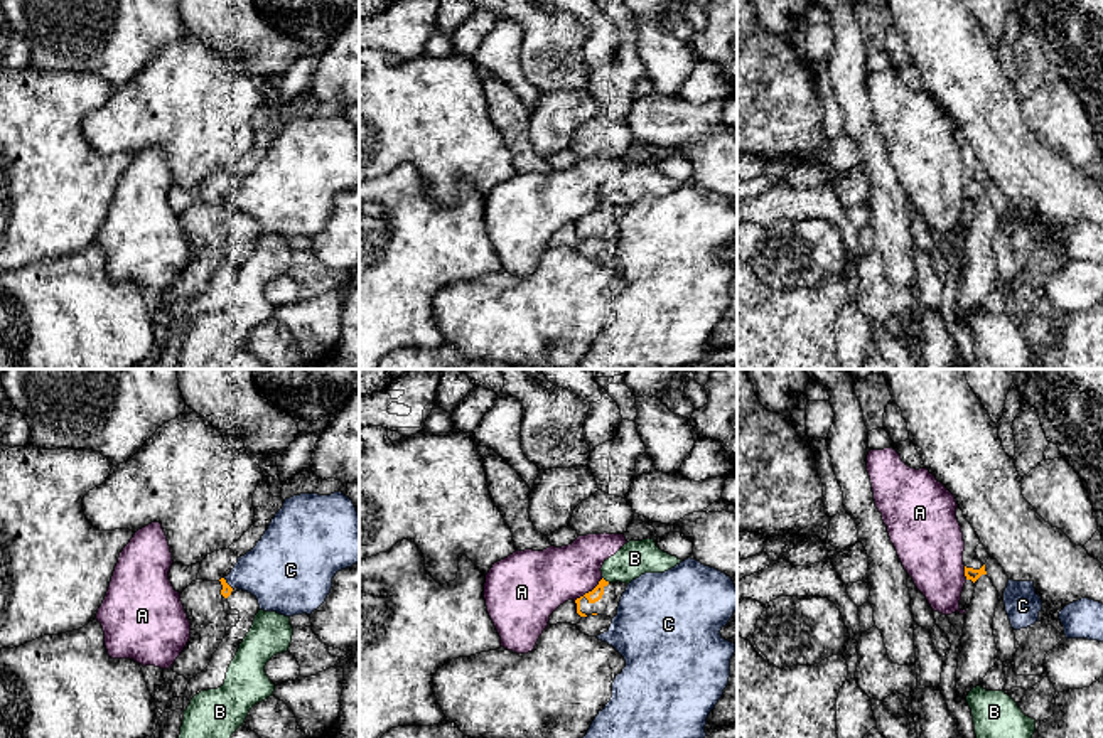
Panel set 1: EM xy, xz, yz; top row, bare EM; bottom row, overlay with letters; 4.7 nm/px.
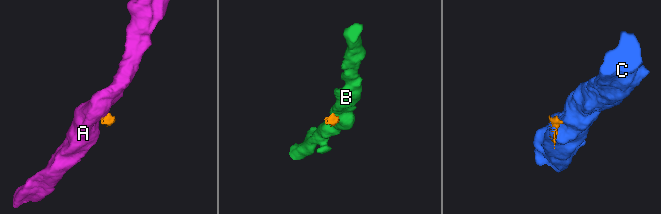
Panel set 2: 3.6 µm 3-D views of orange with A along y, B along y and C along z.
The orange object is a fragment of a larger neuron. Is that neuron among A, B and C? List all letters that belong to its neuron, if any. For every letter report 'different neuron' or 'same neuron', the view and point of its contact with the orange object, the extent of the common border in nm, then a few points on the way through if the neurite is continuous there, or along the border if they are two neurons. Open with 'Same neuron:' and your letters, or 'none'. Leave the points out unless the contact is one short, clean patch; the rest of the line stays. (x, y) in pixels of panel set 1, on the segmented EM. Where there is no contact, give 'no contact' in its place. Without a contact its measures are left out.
Same neuron: none
A: different neuron | xz (589, 592) | 180 nm
B: different neuron | xz (604, 580) | 50 nm
C: different neuron | xy (226, 583) | 80 nm

